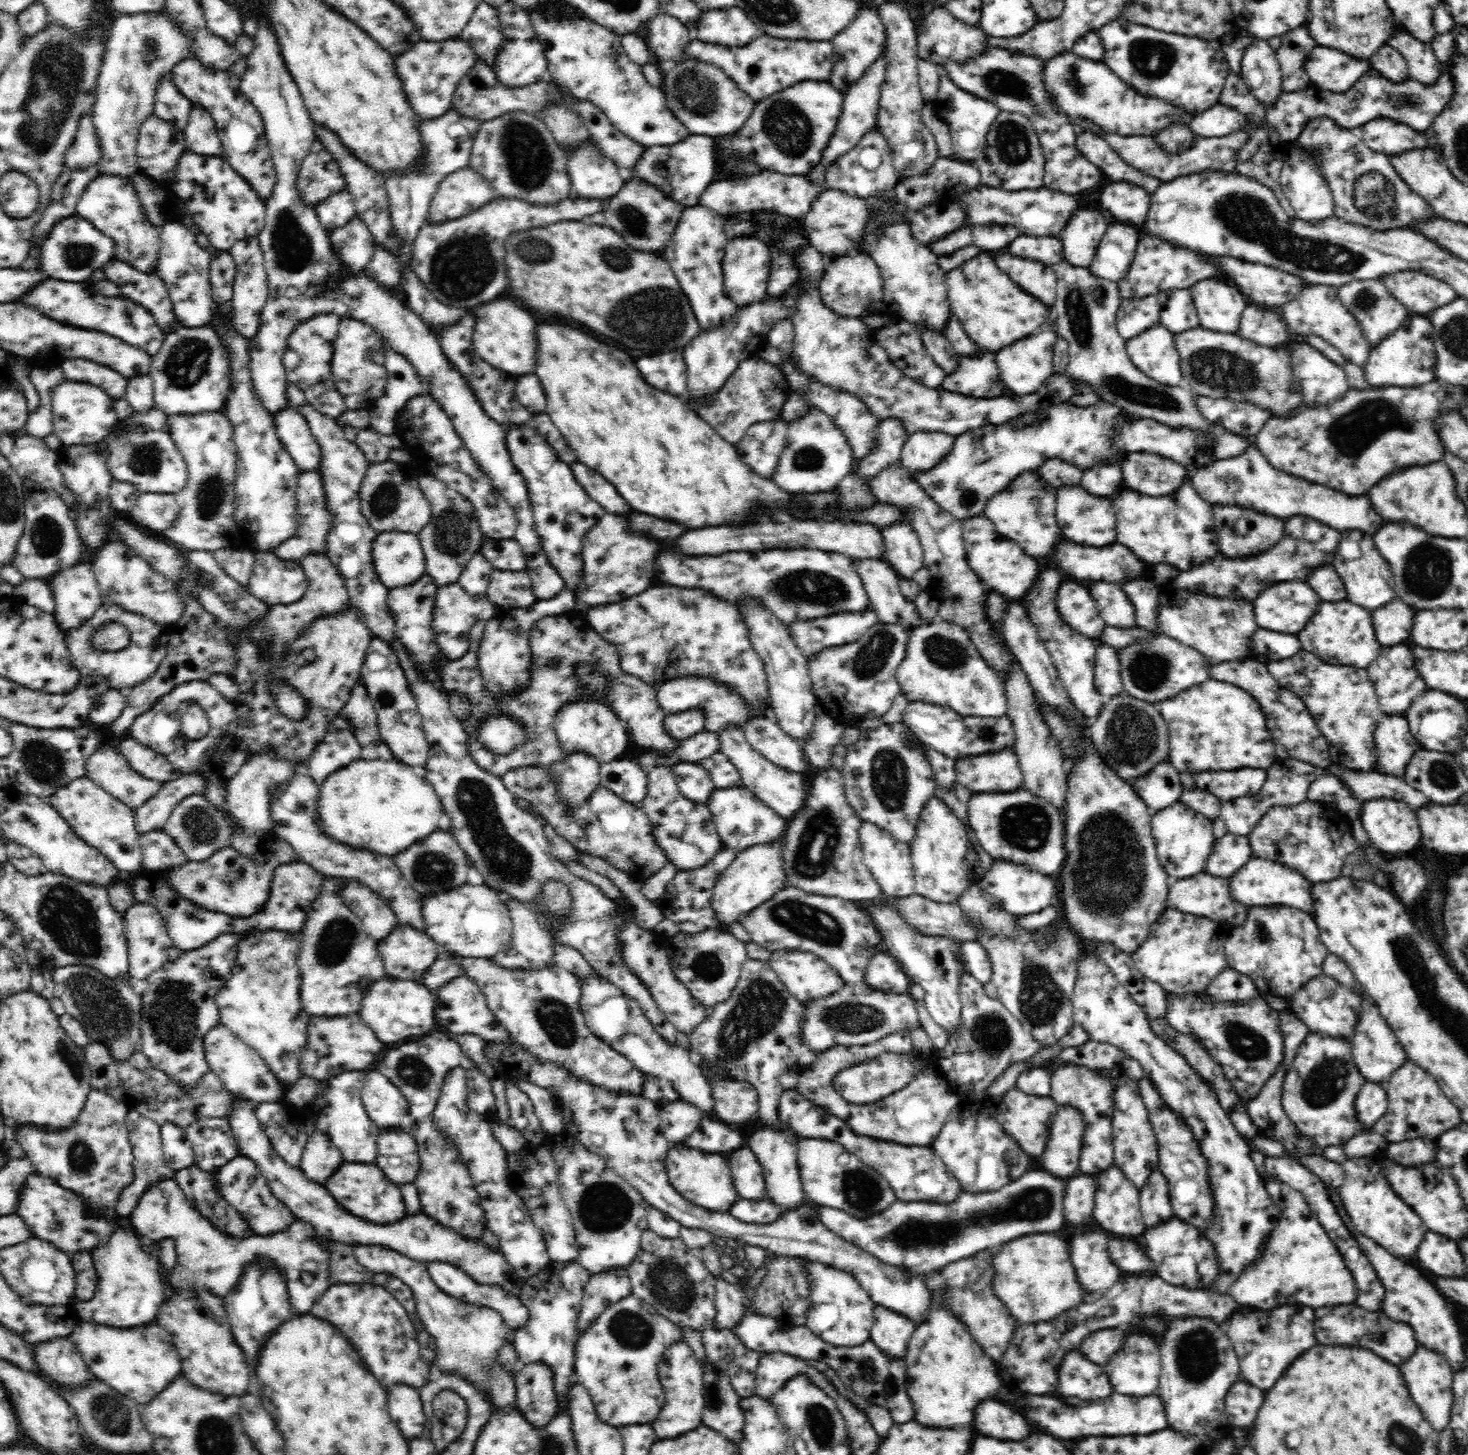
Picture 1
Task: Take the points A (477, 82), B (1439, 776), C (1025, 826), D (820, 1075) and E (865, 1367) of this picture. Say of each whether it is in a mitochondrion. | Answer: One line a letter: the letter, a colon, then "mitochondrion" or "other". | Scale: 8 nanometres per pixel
A: other
B: mitochondrion
C: mitochondrion
D: other
E: other

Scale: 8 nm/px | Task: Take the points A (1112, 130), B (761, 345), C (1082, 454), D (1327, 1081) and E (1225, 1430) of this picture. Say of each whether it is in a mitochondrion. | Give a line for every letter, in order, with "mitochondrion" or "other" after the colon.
A: other
B: other
C: mitochondrion
D: mitochondrion
E: other

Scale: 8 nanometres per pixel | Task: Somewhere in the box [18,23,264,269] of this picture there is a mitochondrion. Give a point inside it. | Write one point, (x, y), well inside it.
(150, 47)

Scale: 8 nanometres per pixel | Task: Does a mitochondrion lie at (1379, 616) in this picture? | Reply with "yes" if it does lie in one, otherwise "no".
no

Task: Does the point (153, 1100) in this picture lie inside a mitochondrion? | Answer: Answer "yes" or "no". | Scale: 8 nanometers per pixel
no

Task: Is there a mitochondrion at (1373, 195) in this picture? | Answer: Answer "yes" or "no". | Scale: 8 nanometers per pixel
yes

